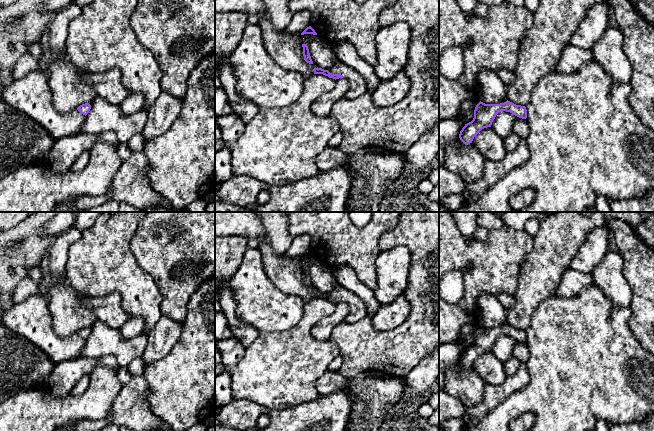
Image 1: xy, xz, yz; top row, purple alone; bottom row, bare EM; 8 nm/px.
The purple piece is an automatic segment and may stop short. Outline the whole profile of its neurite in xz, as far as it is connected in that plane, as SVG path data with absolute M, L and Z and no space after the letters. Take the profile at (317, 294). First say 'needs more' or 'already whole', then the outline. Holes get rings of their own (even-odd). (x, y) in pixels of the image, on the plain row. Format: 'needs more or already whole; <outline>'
needs more; M337 283L335 288L328 294L317 291L314 292L313 295L314 298L323 298L335 304L339 302L346 303L349 307L349 313L345 318L346 323L352 324L358 322L368 315L363 300L339 283Z

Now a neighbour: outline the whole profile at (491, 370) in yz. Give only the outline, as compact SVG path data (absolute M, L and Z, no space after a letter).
M492 351L482 353L474 361L472 367L486 385L501 385L507 378L504 363Z

